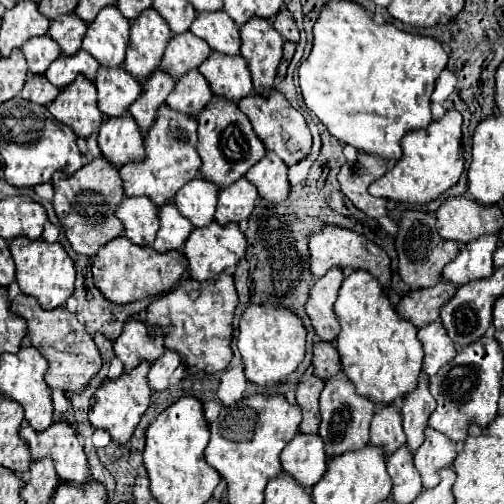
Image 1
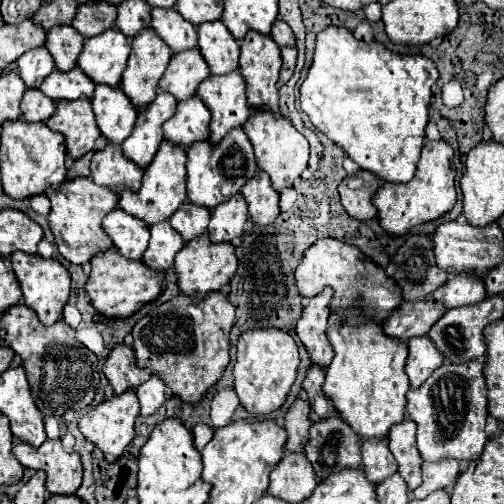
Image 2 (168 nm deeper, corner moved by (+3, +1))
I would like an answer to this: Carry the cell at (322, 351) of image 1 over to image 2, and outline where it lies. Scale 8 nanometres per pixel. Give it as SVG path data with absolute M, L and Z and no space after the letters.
M311 366L309 372L307 372L307 378L303 380L303 390L307 392L307 400L309 402L313 402L315 396L323 394L323 390L321 390L323 380L325 380L325 370L317 368L317 366Z

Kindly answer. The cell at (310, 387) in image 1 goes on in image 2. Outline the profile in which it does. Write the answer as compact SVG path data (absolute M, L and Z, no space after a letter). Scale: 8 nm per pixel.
M295 400L295 404L285 414L285 430L287 430L287 452L303 452L303 446L309 438L309 402L307 400Z

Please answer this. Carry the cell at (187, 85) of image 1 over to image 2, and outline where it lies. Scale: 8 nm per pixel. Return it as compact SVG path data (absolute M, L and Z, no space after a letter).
M199 96L183 100L177 104L175 116L163 124L165 140L177 144L187 152L187 148L191 148L195 142L209 138L209 122L211 112Z

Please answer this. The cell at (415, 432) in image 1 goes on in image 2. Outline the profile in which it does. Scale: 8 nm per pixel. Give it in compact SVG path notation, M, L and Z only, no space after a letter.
M407 418L389 432L389 450L397 460L397 472L407 482L409 492L421 484L421 456L415 446L415 424Z

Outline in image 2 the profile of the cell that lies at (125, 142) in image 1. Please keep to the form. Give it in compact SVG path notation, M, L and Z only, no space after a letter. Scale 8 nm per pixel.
M109 142L105 150L95 152L91 160L91 180L97 186L111 188L115 194L123 190L137 192L137 188L141 188L141 178L141 168L123 156L119 144Z

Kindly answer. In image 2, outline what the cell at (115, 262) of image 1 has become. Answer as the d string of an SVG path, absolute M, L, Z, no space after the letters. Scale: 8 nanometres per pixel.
M115 250L101 252L91 260L91 274L85 284L85 292L91 306L105 318L129 318L139 312L141 306L153 302L165 286L165 272L157 272L145 266L141 260L125 260Z

